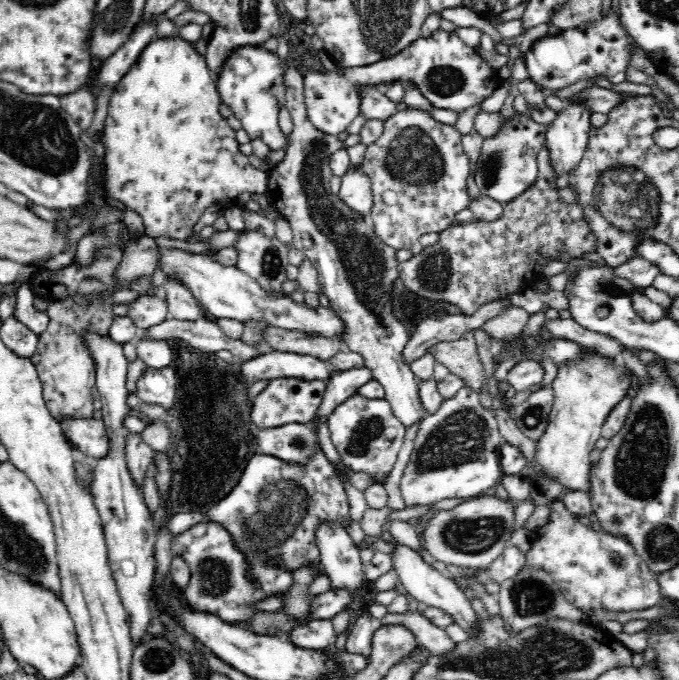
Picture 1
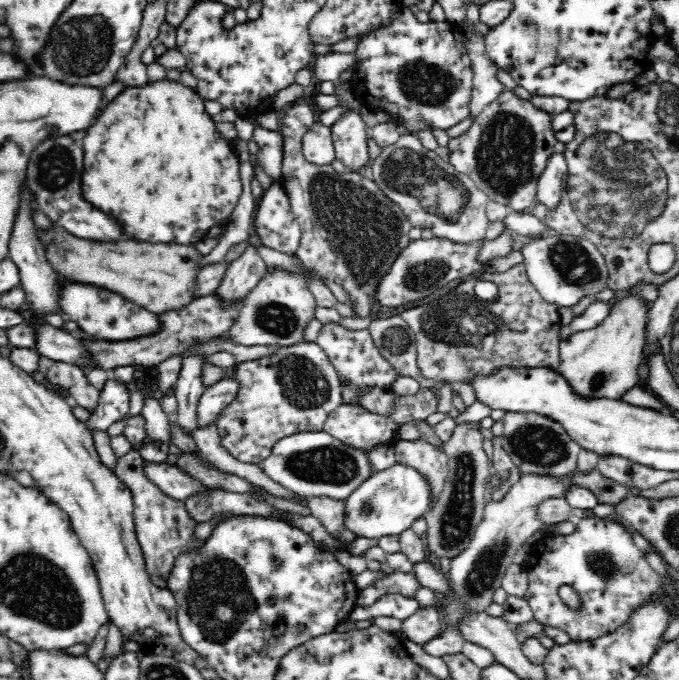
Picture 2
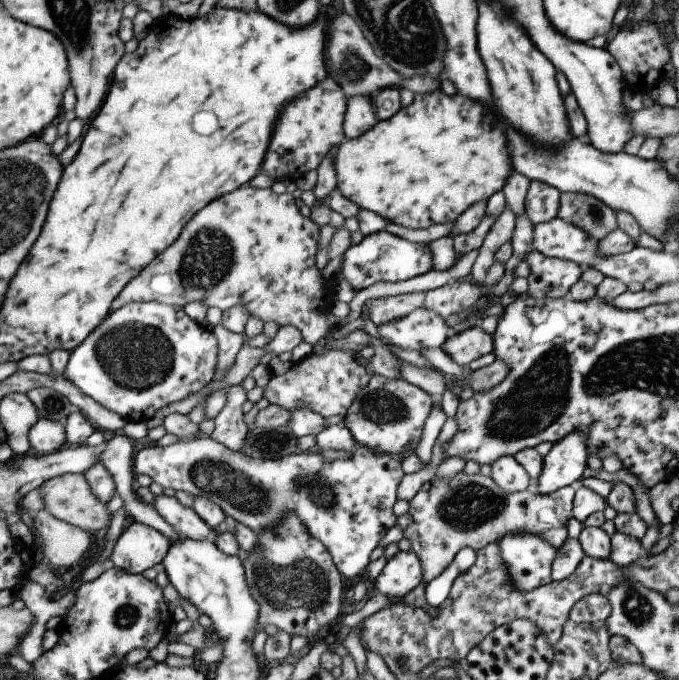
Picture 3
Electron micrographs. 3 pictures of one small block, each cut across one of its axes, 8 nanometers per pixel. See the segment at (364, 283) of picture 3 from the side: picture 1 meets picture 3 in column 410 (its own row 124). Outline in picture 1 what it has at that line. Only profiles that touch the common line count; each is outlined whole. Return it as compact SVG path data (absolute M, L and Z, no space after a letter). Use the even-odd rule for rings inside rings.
M244 46L236 48L228 62L224 62L216 80L222 104L234 112L252 140L264 140L272 150L288 148L288 136L280 128L280 110L286 106L286 70L286 62L278 60L278 54L268 52L264 46Z

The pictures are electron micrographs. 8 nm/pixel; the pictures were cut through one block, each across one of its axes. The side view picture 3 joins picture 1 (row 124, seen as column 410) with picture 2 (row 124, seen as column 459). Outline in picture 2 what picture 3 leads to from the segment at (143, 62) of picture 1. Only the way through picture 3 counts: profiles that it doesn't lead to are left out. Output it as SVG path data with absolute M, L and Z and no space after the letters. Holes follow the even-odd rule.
M164 80L160 84L148 84L146 88L126 88L124 94L114 98L108 108L100 114L96 124L86 132L82 140L82 150L84 150L84 170L82 170L82 196L86 202L90 202L94 208L104 212L106 216L114 218L120 226L126 238L130 240L142 240L150 244L186 244L186 246L196 246L212 226L226 226L230 214L240 202L242 194L242 184L240 184L240 158L236 156L232 142L224 140L216 128L214 128L214 116L210 116L204 110L204 100L198 96L198 92L192 92L190 88L176 84L172 80Z

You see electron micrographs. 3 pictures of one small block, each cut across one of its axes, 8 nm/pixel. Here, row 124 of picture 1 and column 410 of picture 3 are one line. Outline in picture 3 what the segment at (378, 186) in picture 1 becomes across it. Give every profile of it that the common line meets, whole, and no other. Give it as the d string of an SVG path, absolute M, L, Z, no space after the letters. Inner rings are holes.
M373 376L367 382L367 386L357 394L357 400L347 410L347 416L343 418L345 428L351 432L353 440L365 448L375 448L381 454L389 454L399 460L409 448L415 452L421 430L425 424L425 418L429 416L431 408L439 400L433 400L431 394L423 392L421 388L397 378L385 378L385 376Z

